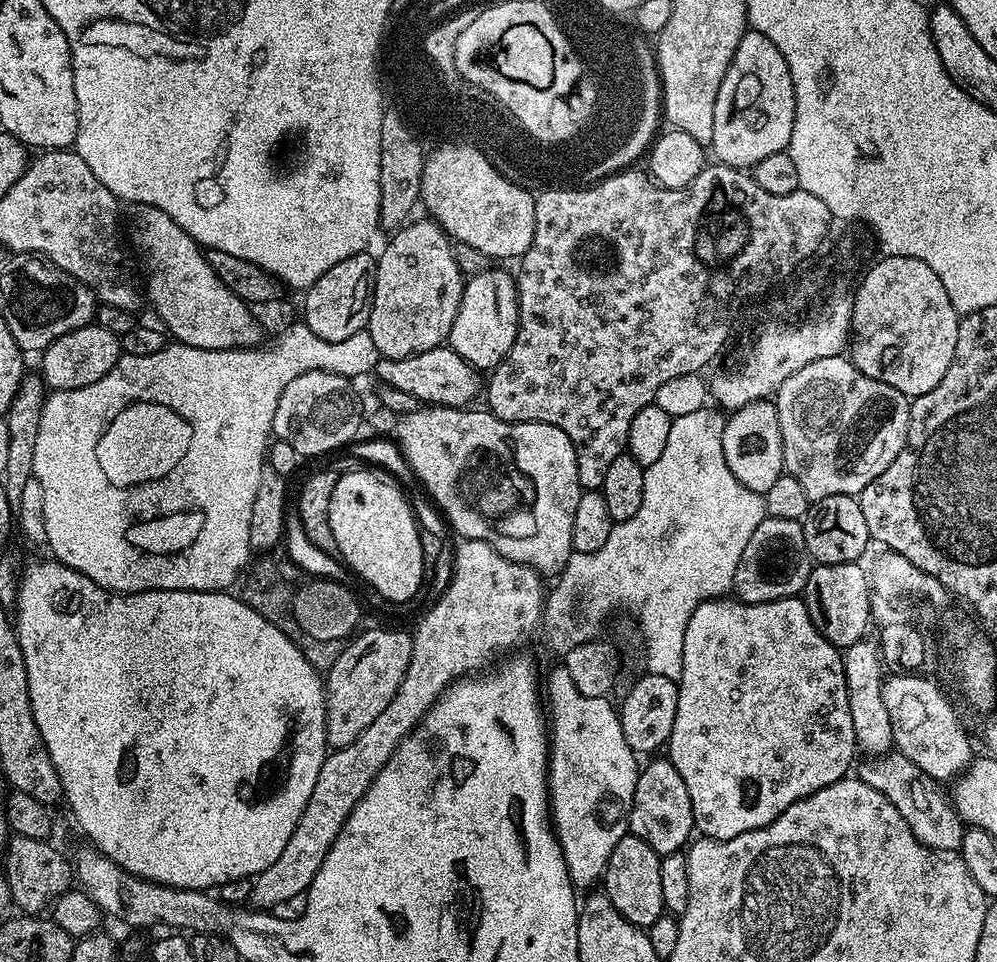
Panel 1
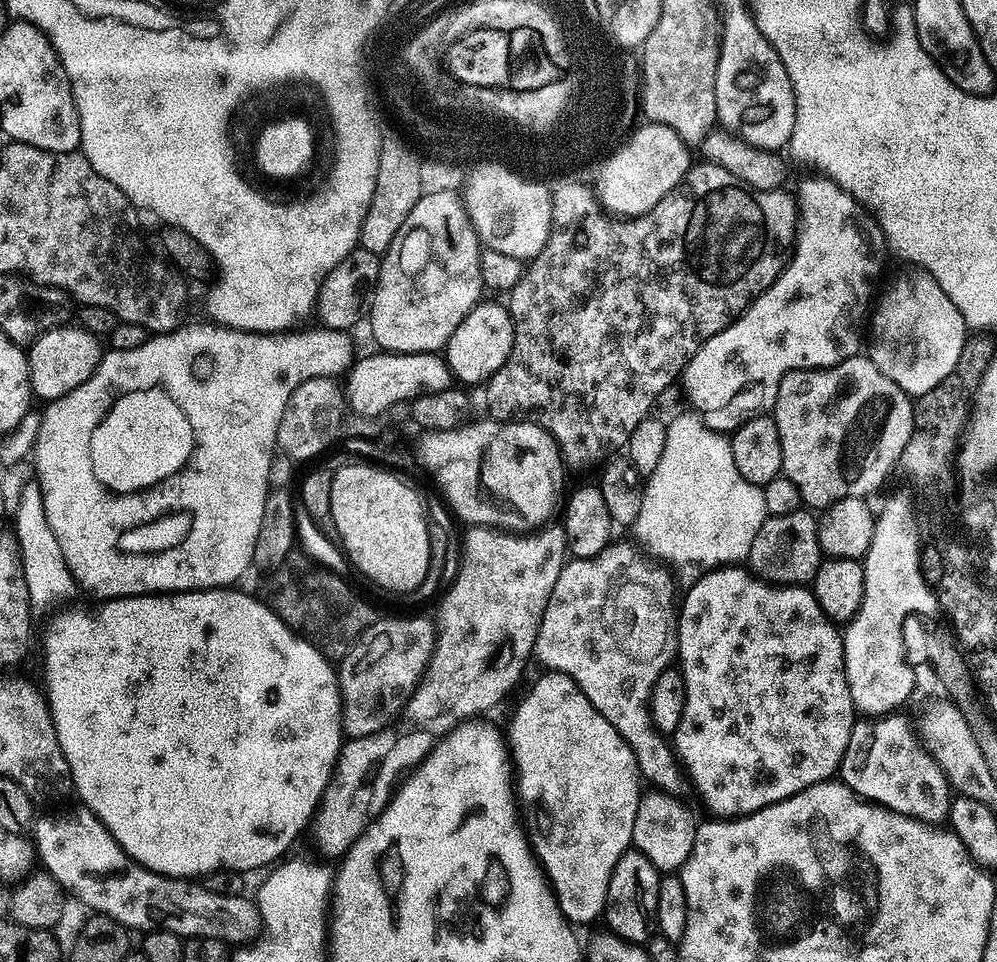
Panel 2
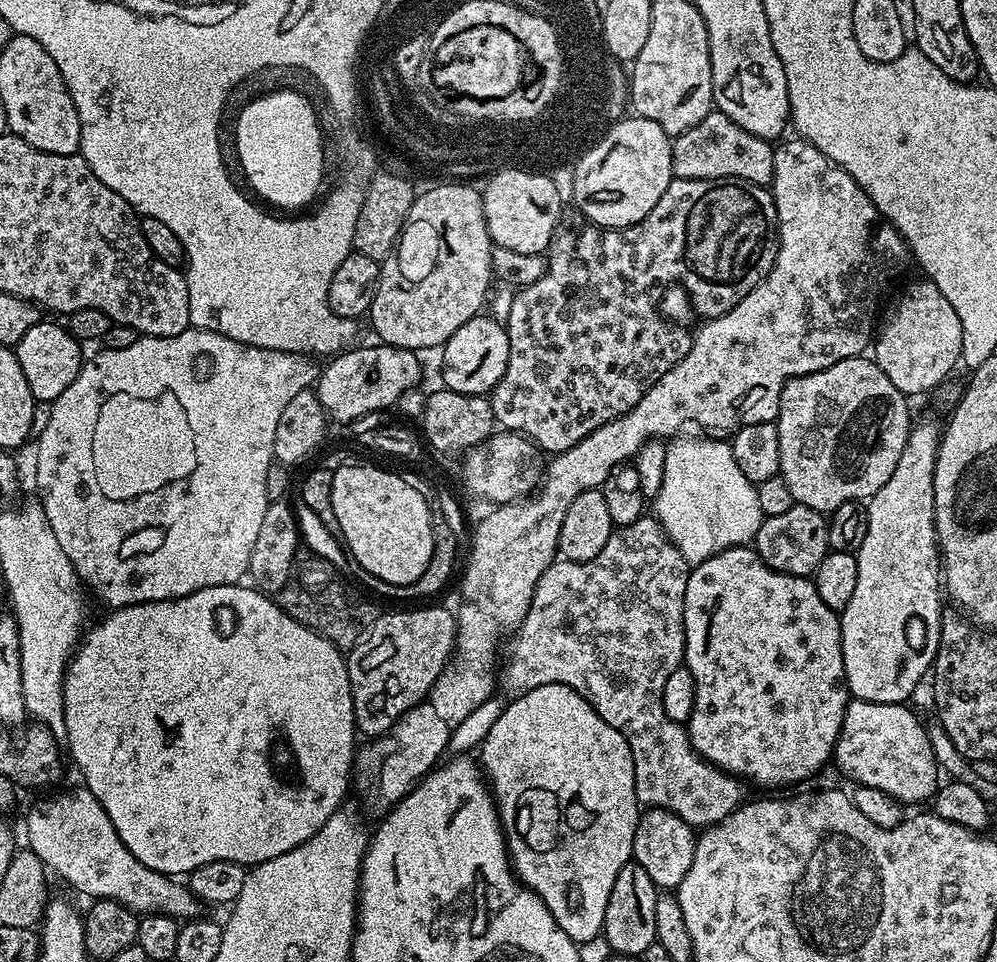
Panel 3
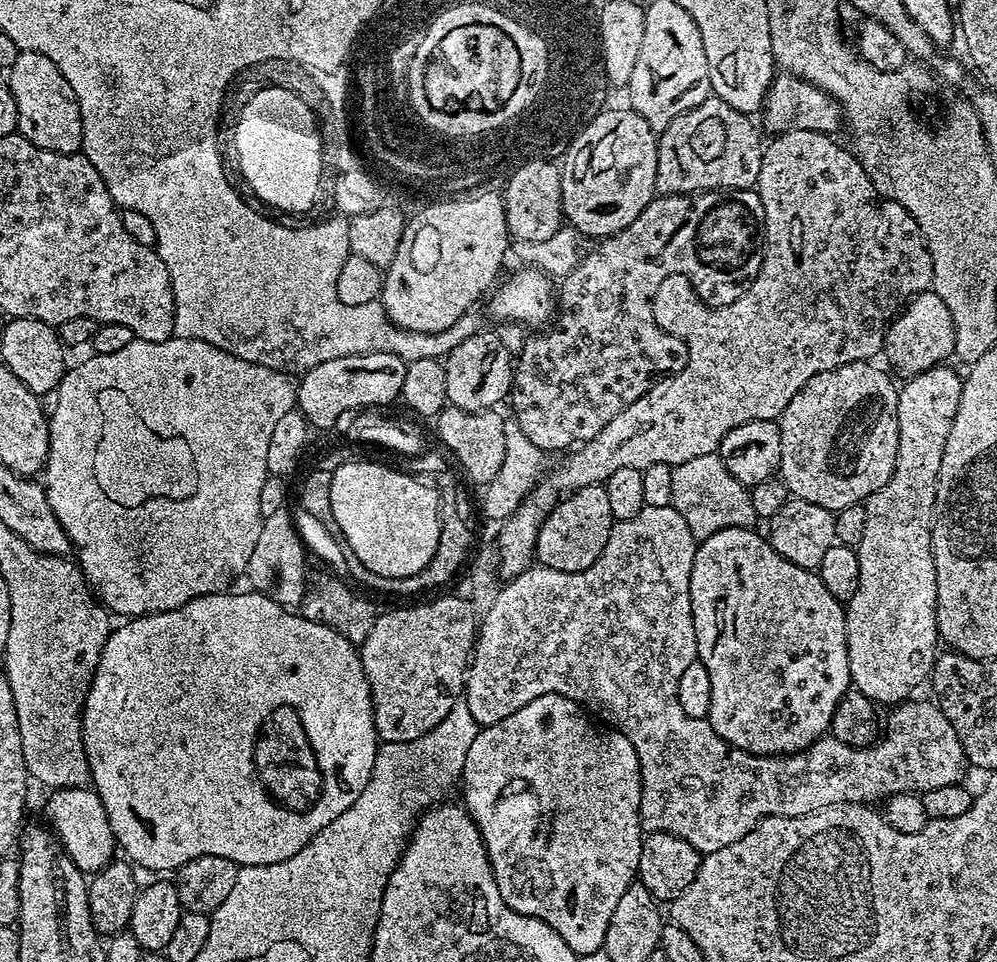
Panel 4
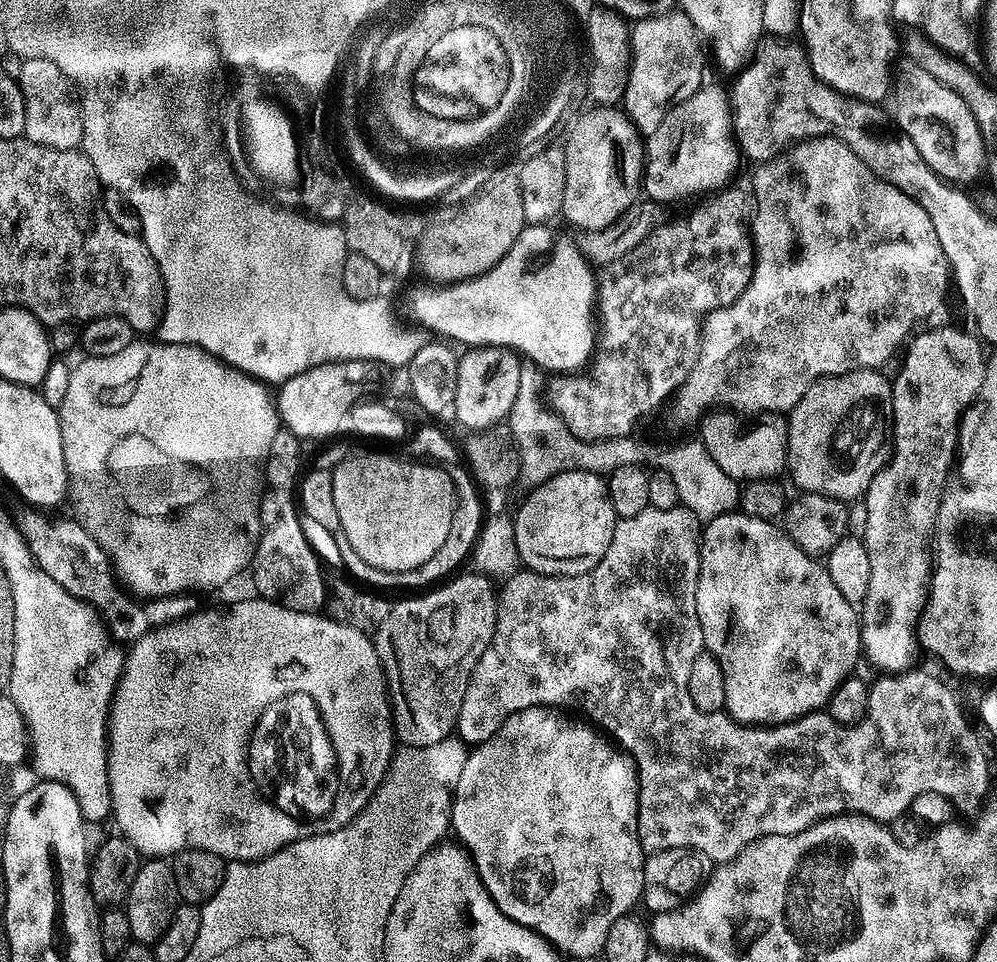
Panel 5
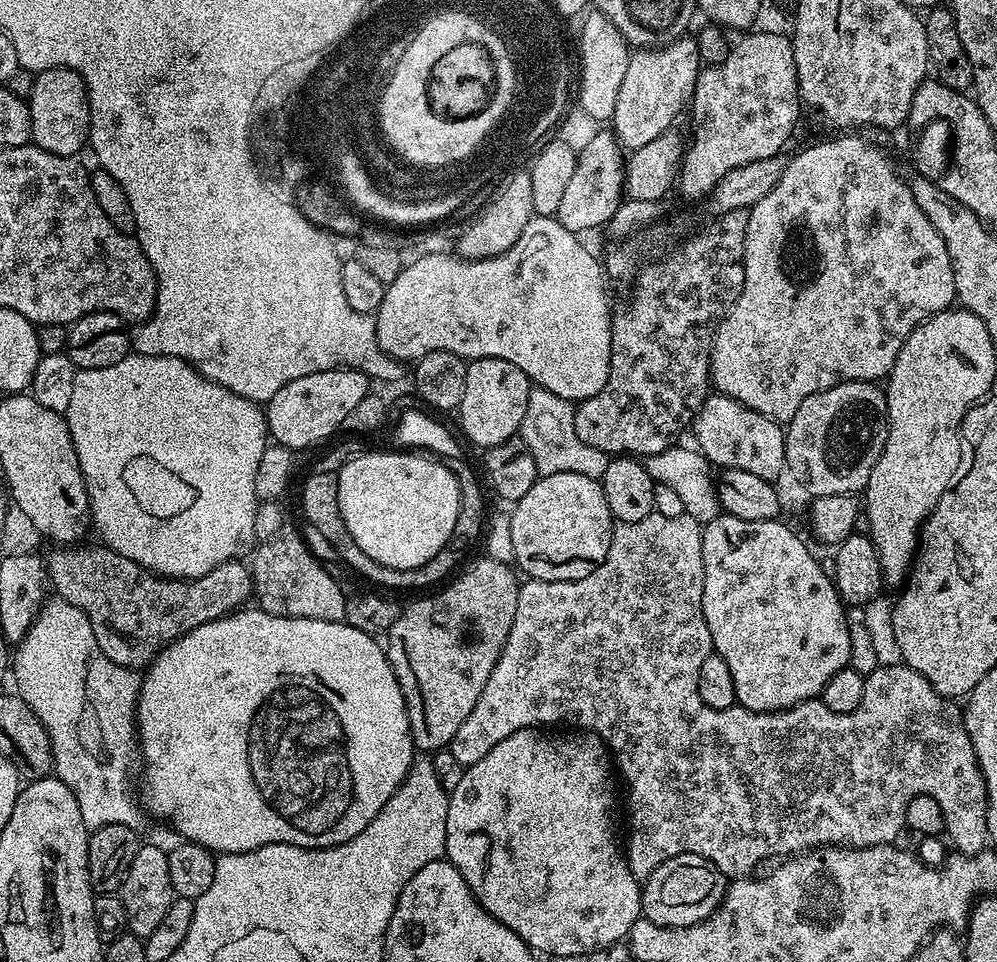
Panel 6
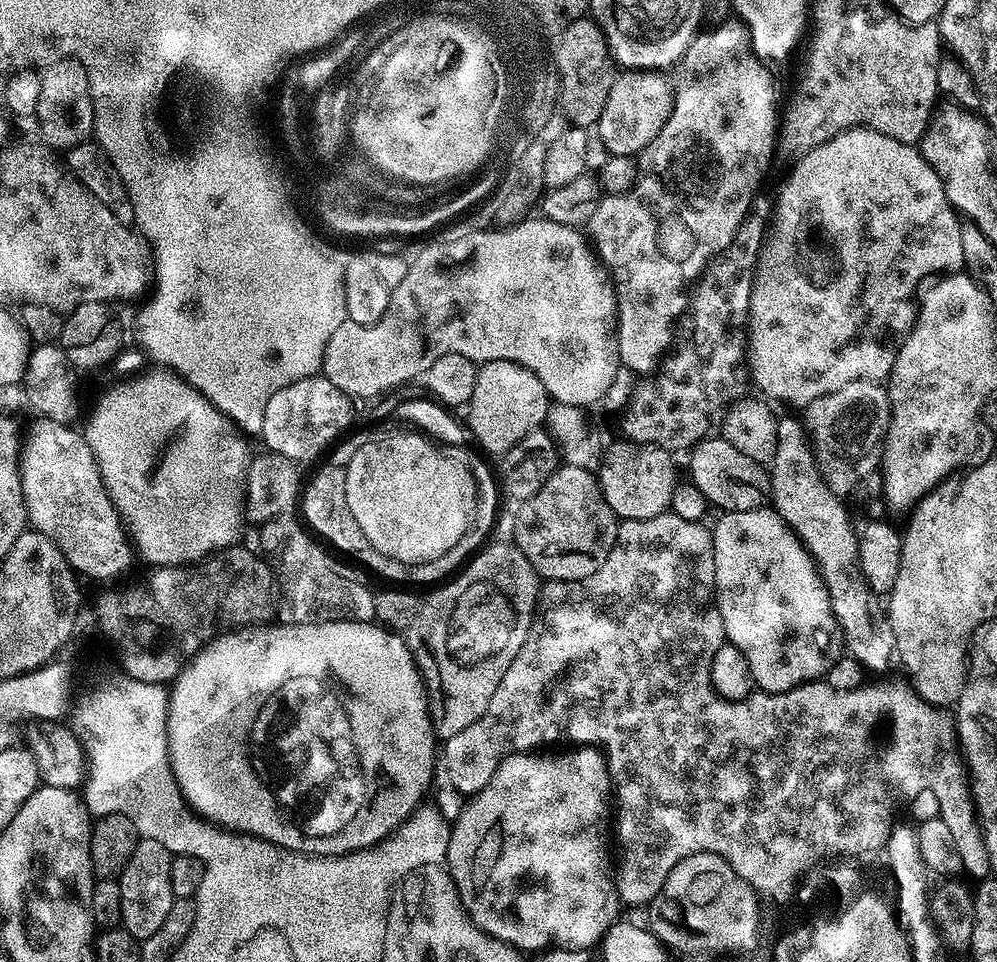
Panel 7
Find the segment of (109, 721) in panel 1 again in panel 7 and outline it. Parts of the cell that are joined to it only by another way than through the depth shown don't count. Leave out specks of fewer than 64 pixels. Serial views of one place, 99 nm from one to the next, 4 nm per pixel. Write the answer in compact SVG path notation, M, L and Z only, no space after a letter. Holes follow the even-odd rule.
M335 620L334 622L322 622L321 624L290 624L287 626L241 626L235 630L228 630L219 638L213 639L210 646L205 646L185 663L180 669L180 675L176 677L170 688L170 703L168 705L168 761L172 767L172 773L176 779L176 785L180 788L188 802L188 807L195 815L203 818L208 823L219 826L221 829L246 836L257 836L259 840L269 840L283 848L289 848L295 852L304 852L307 856L344 856L347 852L357 852L363 848L370 848L380 840L386 839L403 820L420 807L428 787L432 784L432 767L438 764L438 737L432 731L432 718L430 705L424 690L424 682L420 669L416 667L414 652L404 645L404 636L397 634L383 626L377 626L369 622L363 624L357 620Z

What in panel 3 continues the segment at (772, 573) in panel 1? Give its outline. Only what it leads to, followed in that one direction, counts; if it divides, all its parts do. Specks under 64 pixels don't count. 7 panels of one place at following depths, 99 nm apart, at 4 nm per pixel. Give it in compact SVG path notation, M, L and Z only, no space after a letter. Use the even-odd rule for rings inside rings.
M801 504L793 505L786 514L774 514L764 517L758 530L754 547L757 554L770 566L779 572L791 576L815 575L818 566L828 552L828 523L825 515Z

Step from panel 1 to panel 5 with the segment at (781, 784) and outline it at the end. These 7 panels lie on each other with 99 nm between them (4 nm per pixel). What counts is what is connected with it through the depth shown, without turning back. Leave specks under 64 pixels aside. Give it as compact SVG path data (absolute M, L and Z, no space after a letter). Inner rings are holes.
M742 510L734 512L724 512L721 516L713 516L711 520L703 525L700 534L700 565L698 566L698 582L696 583L696 613L698 614L698 622L702 626L702 638L704 639L704 647L706 651L718 662L718 666L722 668L722 682L726 688L726 696L724 698L724 707L729 716L738 724L747 724L749 726L771 726L773 724L791 724L792 721L800 719L801 716L809 716L812 712L819 712L827 705L828 700L834 694L834 690L843 682L853 675L852 672L856 668L856 663L862 660L862 645L860 642L860 614L857 605L846 602L846 598L842 598L842 593L838 591L838 586L834 586L834 582L830 579L827 567L817 557L807 556L803 553L799 546L791 540L784 532L783 527L779 523L763 520L762 518L754 518L747 516Z

